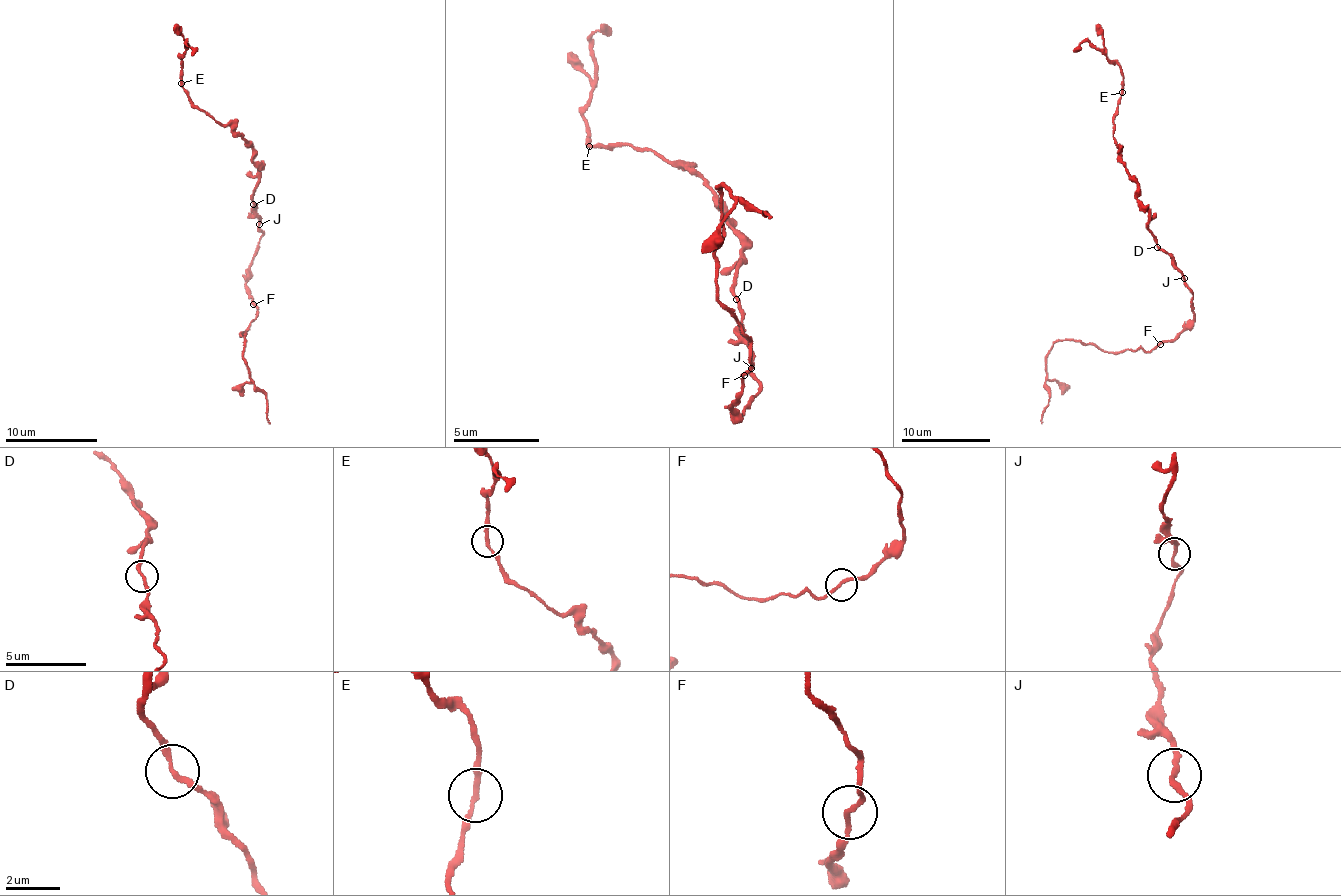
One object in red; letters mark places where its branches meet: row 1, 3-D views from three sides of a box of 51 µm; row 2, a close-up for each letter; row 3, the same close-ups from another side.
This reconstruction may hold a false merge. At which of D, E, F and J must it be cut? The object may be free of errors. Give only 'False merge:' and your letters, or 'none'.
False merge: none

